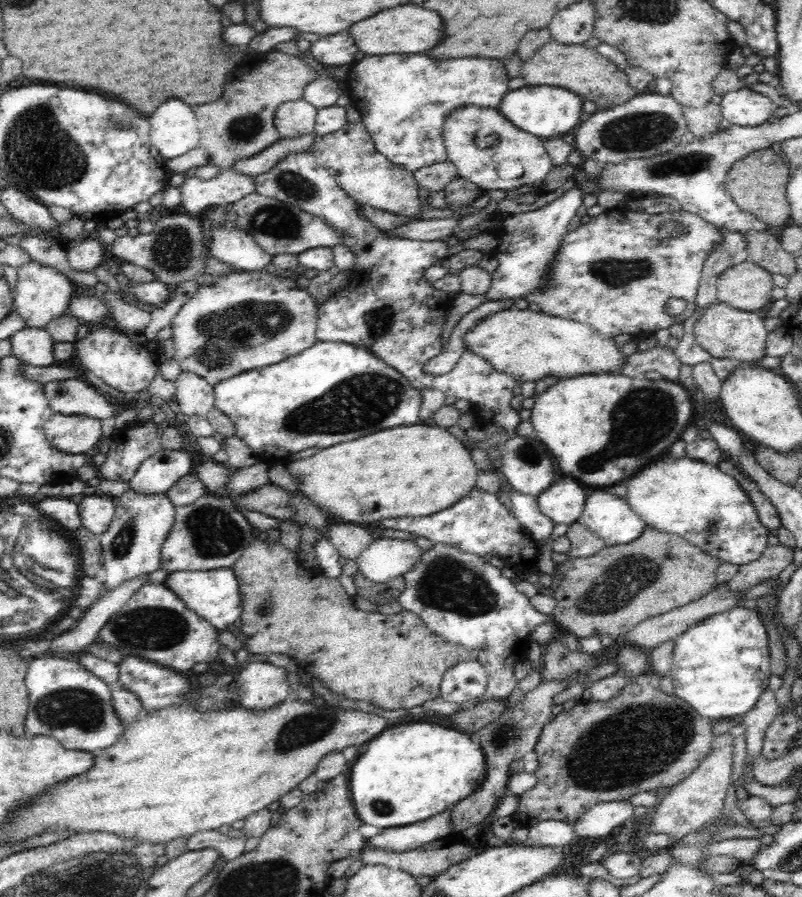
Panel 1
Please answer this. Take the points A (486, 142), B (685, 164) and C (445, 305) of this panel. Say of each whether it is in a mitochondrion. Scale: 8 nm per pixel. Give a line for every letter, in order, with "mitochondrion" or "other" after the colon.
A: mitochondrion
B: mitochondrion
C: other

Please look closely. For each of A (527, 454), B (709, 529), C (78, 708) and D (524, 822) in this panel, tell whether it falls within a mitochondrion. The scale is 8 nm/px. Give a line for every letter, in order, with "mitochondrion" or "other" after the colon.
A: mitochondrion
B: mitochondrion
C: mitochondrion
D: other

